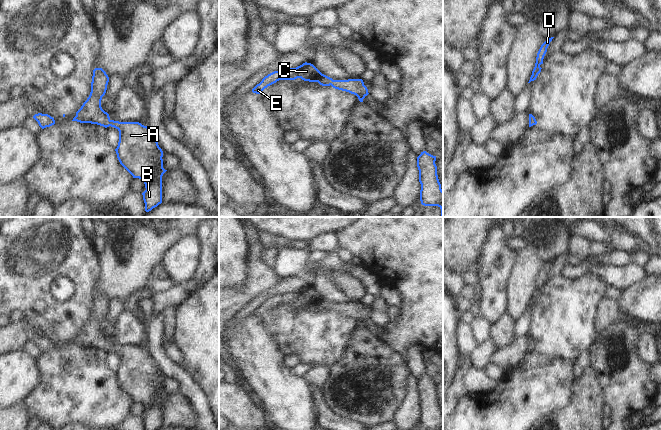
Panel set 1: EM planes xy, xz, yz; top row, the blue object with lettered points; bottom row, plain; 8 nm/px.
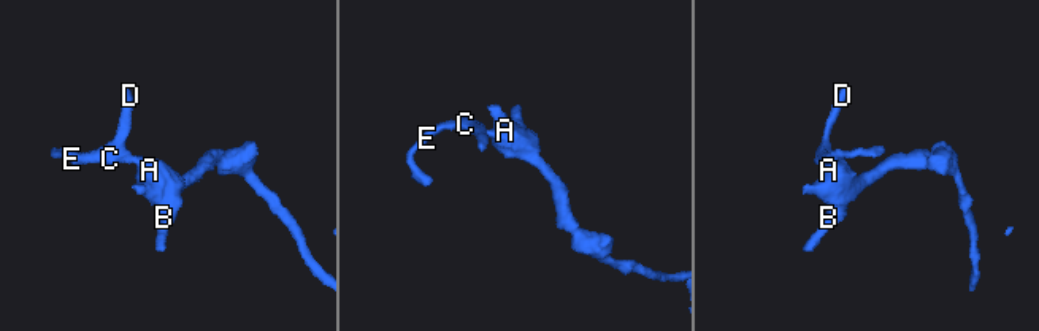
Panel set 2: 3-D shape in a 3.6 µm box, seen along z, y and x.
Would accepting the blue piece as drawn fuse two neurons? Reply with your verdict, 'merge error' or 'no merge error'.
no merge error

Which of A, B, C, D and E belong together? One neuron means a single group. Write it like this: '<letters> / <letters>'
A B C D E

